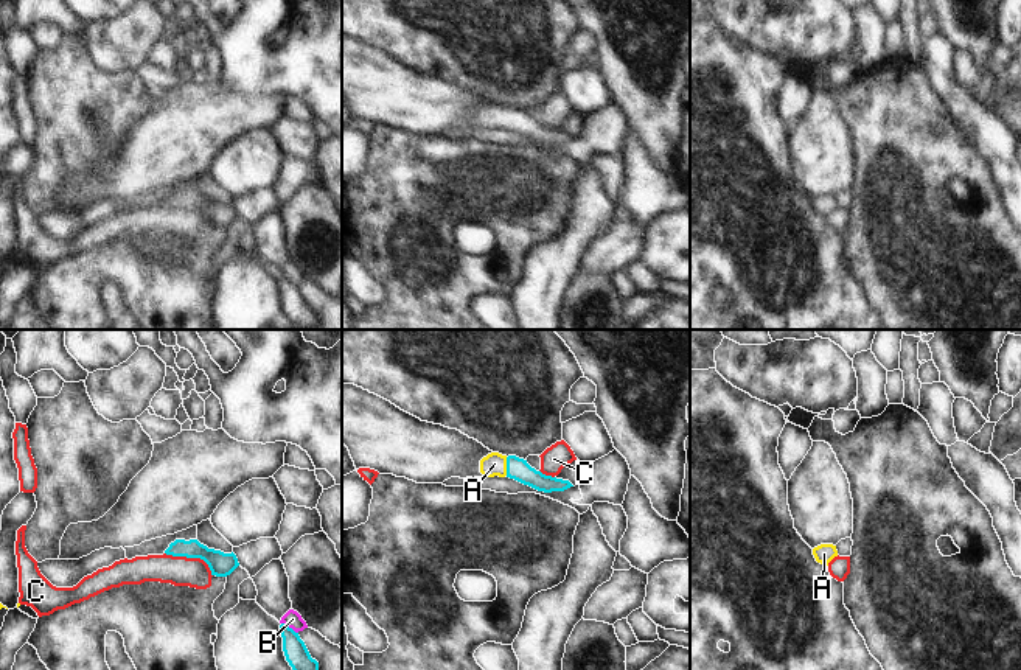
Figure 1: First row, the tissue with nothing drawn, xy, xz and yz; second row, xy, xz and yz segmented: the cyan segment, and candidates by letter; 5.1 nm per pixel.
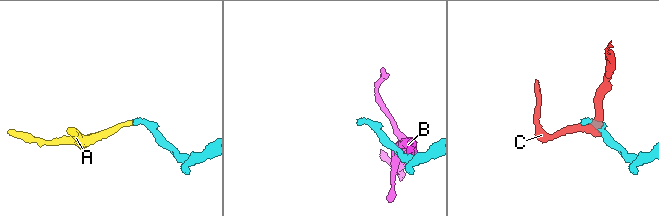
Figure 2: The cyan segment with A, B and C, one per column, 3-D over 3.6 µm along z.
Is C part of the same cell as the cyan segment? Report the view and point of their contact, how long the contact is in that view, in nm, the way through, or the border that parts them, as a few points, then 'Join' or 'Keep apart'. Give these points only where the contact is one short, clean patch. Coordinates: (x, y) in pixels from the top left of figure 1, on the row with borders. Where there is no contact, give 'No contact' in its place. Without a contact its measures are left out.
Touches cyan at xy (191, 557). Shared border 280 nm. Boundary: xy (165, 552), (174, 557), (199, 557), (212, 575). Keep apart.

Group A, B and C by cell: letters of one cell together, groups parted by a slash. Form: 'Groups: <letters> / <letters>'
Groups: A / B / C.

